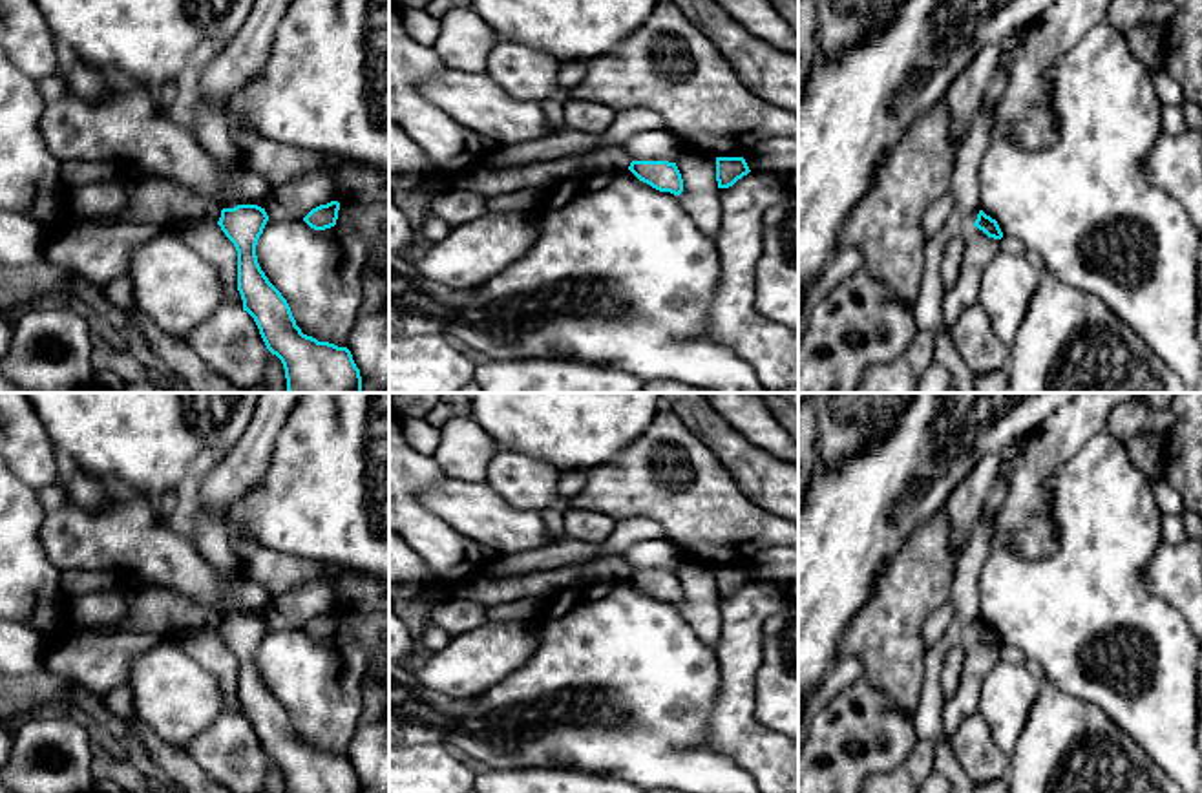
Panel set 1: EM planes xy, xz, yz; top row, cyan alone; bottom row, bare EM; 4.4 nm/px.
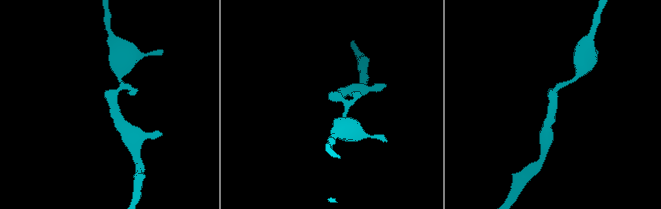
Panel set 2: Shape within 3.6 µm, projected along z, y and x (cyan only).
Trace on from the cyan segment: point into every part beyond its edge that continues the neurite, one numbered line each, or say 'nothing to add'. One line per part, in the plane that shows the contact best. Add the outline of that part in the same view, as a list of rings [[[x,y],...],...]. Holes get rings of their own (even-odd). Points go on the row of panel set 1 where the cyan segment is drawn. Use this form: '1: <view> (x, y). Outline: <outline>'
nothing to add

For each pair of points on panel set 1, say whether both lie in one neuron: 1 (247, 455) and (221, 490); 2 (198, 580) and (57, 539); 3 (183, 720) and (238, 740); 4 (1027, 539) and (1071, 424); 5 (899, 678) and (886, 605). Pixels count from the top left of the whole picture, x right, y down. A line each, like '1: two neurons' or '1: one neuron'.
1: one neuron
2: one neuron
3: two neurons
4: one neuron
5: one neuron

